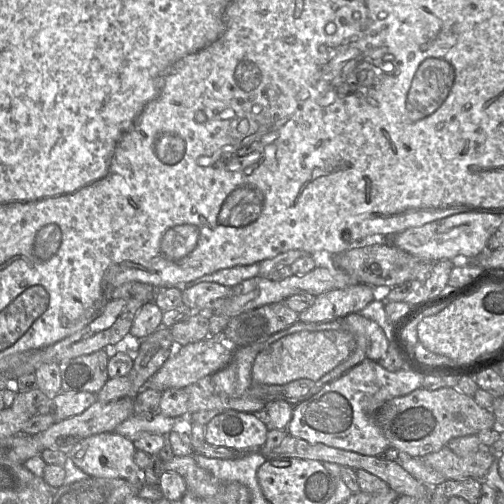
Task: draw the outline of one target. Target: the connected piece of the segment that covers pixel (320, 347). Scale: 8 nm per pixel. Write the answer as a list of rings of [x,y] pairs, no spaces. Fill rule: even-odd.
[[[324,330],[296,332],[282,337],[256,356],[251,370],[252,381],[257,384],[283,385],[298,379],[310,379],[315,383],[343,362],[354,349],[355,338],[348,331]]]

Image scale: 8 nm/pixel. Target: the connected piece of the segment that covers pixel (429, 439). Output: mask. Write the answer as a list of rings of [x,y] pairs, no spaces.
[[[421,387],[407,395],[390,399],[377,409],[375,421],[390,447],[396,448],[401,455],[414,458],[437,452],[454,438],[475,435],[497,427],[492,411],[478,405],[473,396],[454,387],[434,391]]]

